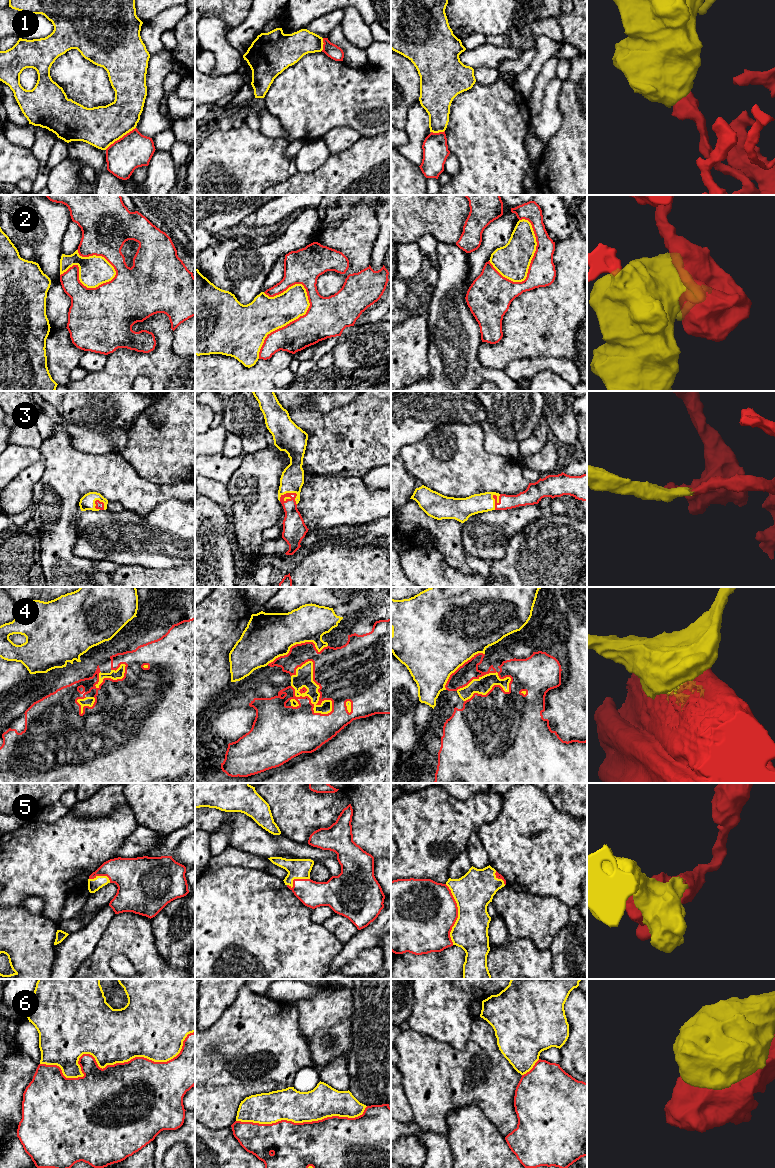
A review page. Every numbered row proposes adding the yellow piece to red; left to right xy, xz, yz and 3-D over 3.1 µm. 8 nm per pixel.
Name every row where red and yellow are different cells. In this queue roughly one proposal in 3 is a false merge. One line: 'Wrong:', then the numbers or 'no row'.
Wrong: 1, 4

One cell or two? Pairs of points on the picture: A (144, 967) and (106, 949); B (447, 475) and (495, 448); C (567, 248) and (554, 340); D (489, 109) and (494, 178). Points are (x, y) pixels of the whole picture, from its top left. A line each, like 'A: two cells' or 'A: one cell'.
A: one cell
B: two cells
C: one cell
D: one cell

